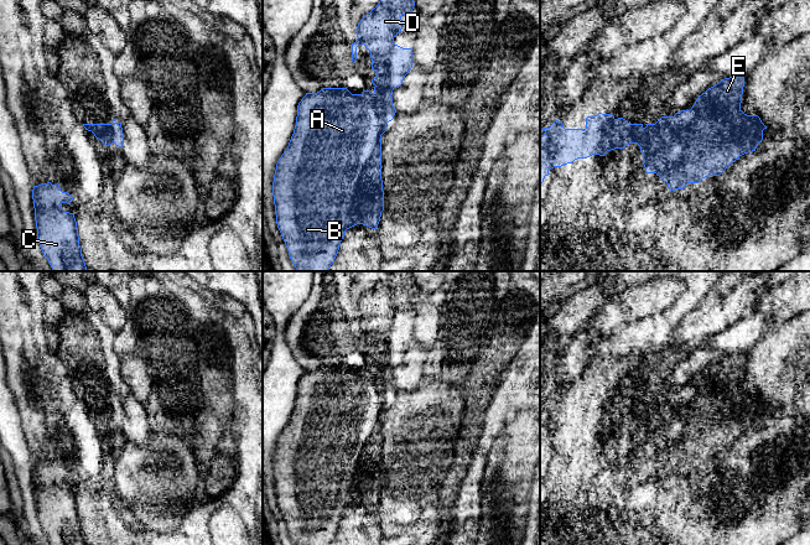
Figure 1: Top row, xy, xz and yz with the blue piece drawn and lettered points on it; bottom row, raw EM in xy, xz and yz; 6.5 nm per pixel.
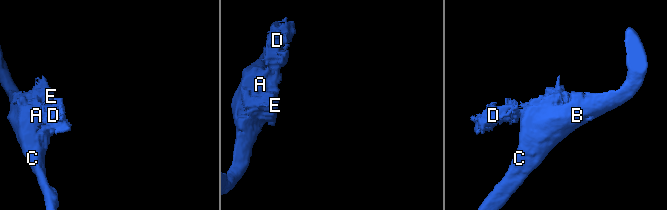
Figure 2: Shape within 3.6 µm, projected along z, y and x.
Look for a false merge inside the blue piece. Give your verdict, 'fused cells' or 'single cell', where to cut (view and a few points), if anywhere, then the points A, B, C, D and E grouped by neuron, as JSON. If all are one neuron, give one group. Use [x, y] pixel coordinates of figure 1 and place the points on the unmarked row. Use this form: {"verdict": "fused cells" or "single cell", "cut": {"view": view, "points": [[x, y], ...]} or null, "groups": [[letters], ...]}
{"verdict": "fused cells", "cut": {"view": "yz", "points": [[642, 404], [631, 415], [629, 420]]}, "groups": [["A", "B", "C", "E"], ["D"]]}

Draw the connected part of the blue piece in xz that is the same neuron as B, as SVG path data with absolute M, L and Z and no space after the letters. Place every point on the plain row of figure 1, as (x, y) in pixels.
M388 362L362 372L352 372L347 365L323 365L306 370L298 380L294 411L276 441L272 460L276 502L295 545L331 545L347 507L357 502L377 507L384 488L381 412L396 390L393 368Z

